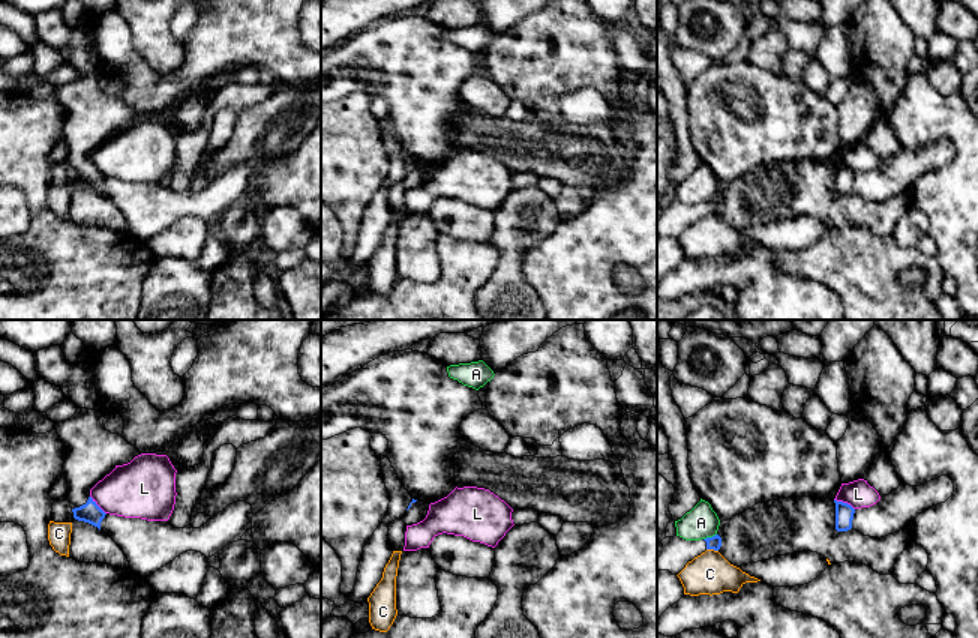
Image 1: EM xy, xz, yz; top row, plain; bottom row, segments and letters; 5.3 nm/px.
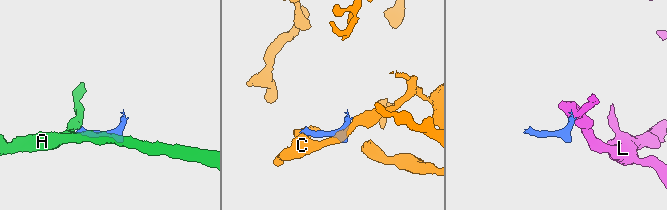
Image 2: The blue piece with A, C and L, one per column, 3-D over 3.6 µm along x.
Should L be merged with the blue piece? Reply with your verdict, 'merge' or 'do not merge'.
do not merge

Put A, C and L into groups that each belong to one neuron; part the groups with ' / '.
A / C / L

